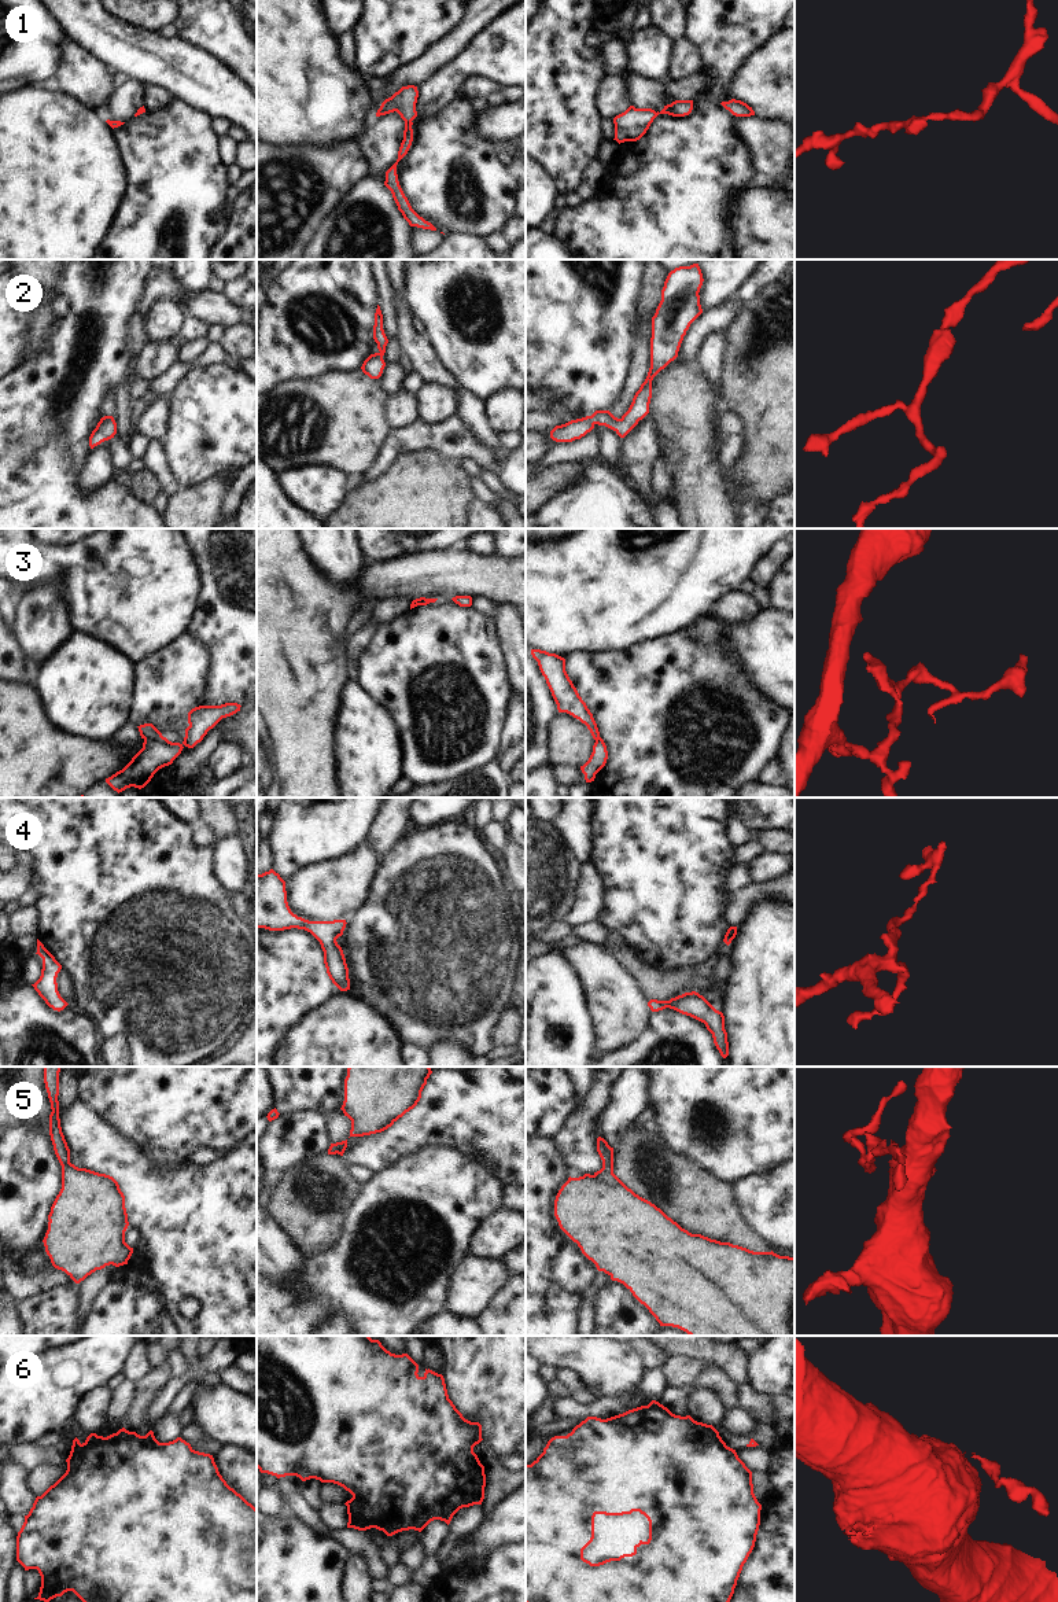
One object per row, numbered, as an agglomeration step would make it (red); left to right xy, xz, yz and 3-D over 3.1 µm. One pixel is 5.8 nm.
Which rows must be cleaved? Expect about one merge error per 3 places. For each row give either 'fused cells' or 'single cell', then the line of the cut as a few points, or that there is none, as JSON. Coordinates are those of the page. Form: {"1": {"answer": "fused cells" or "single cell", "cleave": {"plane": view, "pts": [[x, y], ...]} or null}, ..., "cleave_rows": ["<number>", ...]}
{"1": {"answer": "single cell", "cleave": null}, "2": {"answer": "single cell", "cleave": null}, "3": {"answer": "fused cells", "cleave": {"plane": "xy", "pts": [[162, 736], [144, 739]]}}, "4": {"answer": "single cell", "cleave": null}, "5": {"answer": "single cell", "cleave": null}, "6": {"answer": "fused cells", "cleave": {"plane": "yz", "pts": [[722, 1442], [725, 1446]]}}, "cleave_rows": ["3", "6"]}

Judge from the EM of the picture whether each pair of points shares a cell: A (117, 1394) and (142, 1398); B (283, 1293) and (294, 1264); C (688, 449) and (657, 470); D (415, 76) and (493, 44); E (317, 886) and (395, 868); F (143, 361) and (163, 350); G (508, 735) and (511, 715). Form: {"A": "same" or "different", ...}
{"A": "different", "B": "different", "C": "different", "D": "different", "E": "different", "F": "same", "G": "same"}

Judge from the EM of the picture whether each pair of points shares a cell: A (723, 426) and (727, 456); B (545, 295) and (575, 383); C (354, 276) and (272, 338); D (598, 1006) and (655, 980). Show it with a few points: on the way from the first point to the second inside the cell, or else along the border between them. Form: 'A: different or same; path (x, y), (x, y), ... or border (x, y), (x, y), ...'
A: same; path (727, 433), (727, 449)
B: same; path (564, 317), (570, 326), (570, 361)
C: same; path (330, 287), (294, 297), (286, 313)
D: different; border (619, 962), (649, 1000)

